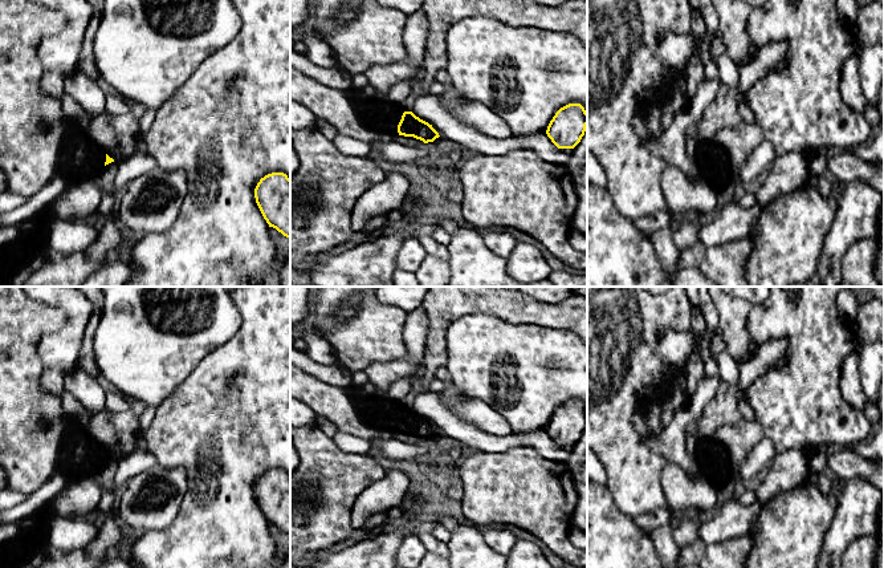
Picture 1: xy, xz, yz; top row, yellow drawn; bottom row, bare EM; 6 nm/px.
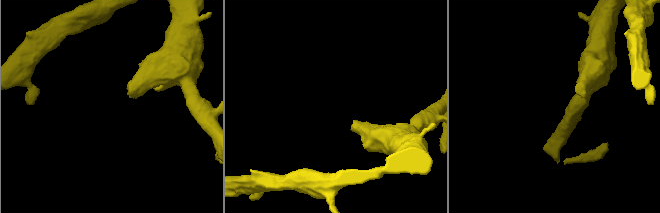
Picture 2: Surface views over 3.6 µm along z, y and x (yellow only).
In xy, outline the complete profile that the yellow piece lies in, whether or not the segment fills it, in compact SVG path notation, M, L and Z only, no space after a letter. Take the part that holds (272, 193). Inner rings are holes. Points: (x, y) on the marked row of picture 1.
M272 173L254 188L256 203L269 224L290 239L290 179L284 173Z

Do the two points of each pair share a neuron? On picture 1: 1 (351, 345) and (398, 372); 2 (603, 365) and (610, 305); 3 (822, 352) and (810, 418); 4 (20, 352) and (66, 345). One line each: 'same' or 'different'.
1: different
2: same
3: same
4: different

